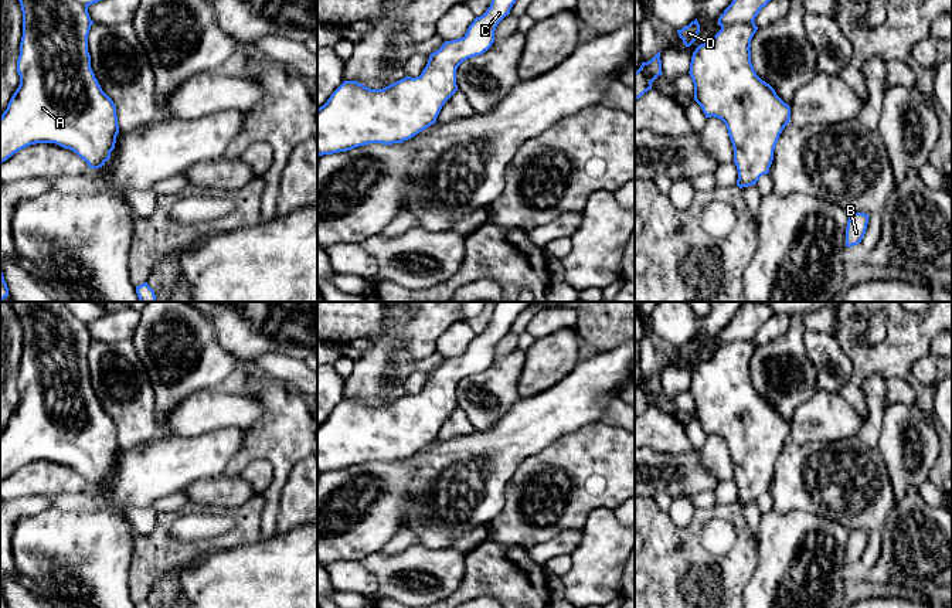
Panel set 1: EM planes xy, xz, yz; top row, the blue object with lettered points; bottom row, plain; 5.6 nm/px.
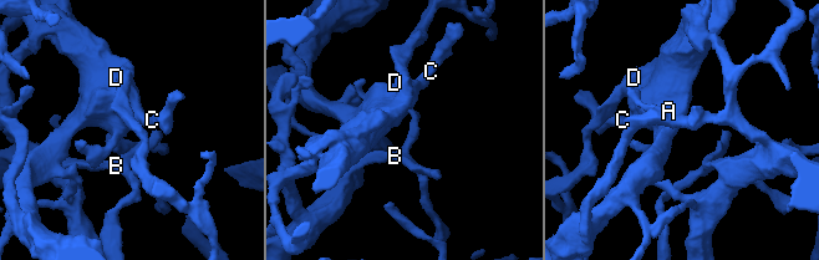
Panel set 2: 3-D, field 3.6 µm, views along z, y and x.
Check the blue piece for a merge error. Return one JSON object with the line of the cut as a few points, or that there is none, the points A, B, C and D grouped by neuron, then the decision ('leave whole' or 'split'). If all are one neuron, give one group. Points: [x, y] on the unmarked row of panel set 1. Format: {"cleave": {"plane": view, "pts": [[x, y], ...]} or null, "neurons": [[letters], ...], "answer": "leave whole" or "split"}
{"cleave": {"plane": "xz", "pts": [[378, 408], [384, 442], [398, 459]]}, "neurons": [["A", "C"], ["B", "D"]], "answer": "split"}

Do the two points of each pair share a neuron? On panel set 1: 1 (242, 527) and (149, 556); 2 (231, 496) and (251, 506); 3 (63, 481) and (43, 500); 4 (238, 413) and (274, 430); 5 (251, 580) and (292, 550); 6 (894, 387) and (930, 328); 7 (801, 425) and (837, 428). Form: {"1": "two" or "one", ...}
{"1": "one", "2": "two", "3": "two", "4": "two", "5": "one", "6": "two", "7": "one"}

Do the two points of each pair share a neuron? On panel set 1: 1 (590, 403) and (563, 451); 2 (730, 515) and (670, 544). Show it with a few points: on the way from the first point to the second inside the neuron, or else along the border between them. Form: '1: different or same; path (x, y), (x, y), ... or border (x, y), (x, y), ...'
1: different; border (598, 421), (557, 437), (546, 448)
2: same; path (716, 513), (706, 515), (684, 536)

